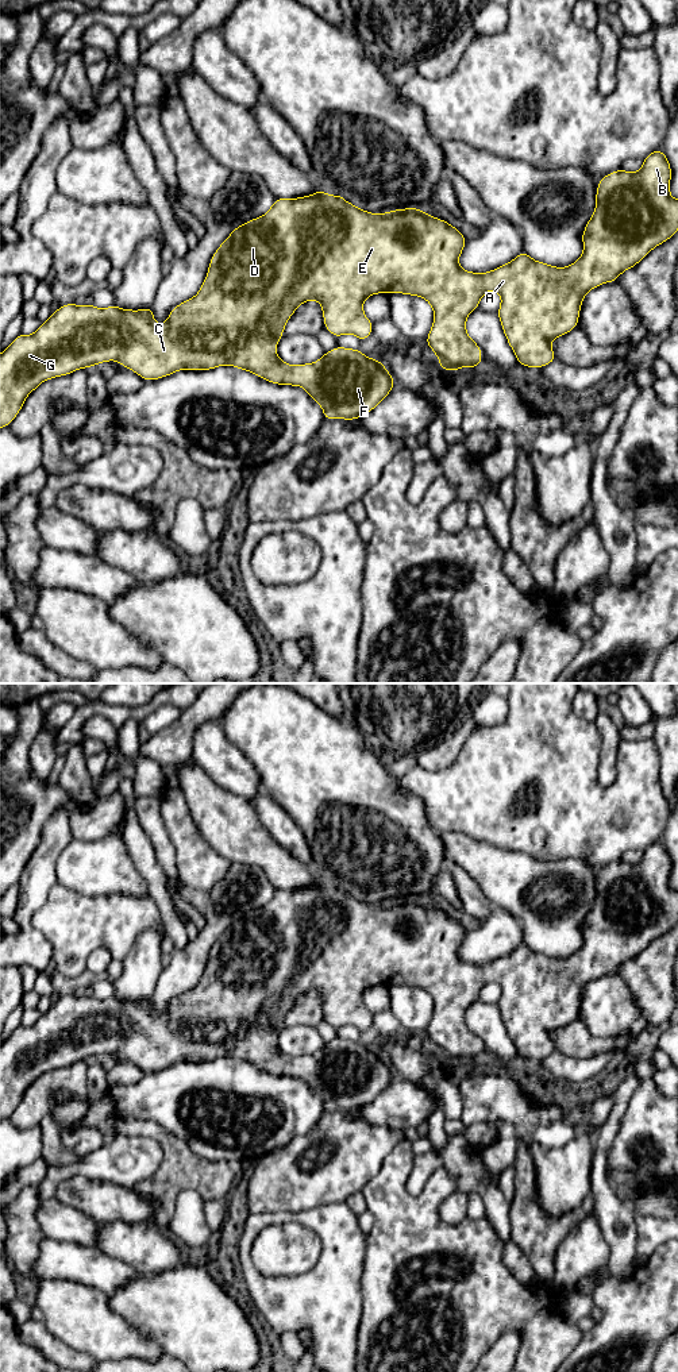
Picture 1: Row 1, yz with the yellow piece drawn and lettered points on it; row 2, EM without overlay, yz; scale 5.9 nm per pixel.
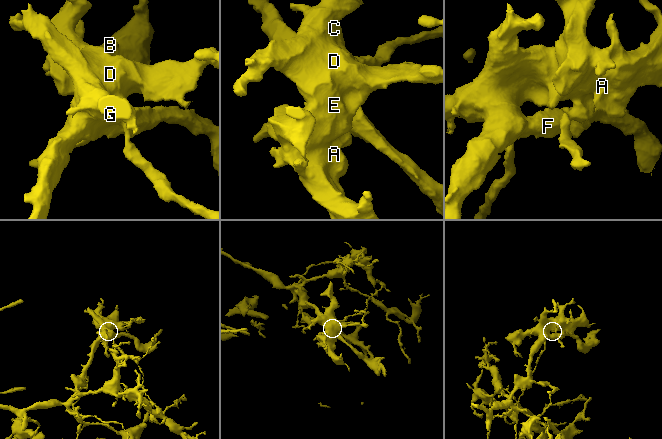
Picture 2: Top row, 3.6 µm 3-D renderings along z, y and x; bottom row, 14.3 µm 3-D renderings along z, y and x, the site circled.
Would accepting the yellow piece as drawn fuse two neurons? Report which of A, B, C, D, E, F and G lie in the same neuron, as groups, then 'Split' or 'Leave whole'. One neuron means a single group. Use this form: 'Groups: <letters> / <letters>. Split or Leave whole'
Groups: A B C D E F G. Leave whole

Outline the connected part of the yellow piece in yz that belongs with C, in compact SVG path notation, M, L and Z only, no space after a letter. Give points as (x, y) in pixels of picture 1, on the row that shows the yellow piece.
M660 149L652 151L643 159L643 166L640 170L635 173L625 172L624 169L615 170L608 176L601 177L597 185L596 193L596 209L586 223L586 227L582 232L582 243L583 251L578 261L573 262L567 267L555 267L543 262L538 262L532 259L527 253L521 251L513 261L496 267L488 273L473 273L463 270L458 259L463 251L466 244L466 238L461 234L461 231L452 227L448 221L434 217L428 213L424 213L419 208L405 208L405 209L394 209L386 213L370 213L361 208L357 208L351 203L346 201L340 194L331 196L319 189L315 194L308 194L297 199L276 199L270 209L261 217L255 217L249 220L247 223L236 227L228 238L219 246L211 258L207 277L199 290L199 293L174 307L169 319L163 324L157 324L154 321L153 307L132 311L132 309L122 309L116 305L111 305L105 309L100 309L96 305L76 305L76 304L63 304L55 312L51 313L47 321L42 323L41 327L32 335L18 335L14 342L0 354L0 428L8 427L16 415L20 412L24 400L27 396L34 392L43 381L51 379L55 377L68 375L80 369L88 369L89 366L96 366L108 361L118 361L126 369L135 371L139 377L146 381L159 379L167 377L178 370L211 370L223 365L234 366L236 369L247 370L259 378L269 381L276 385L290 385L290 386L303 386L305 392L321 406L324 412L324 420L332 419L343 419L343 420L355 420L373 411L384 398L388 397L390 390L394 386L394 379L386 367L374 358L367 358L361 350L353 350L346 347L335 347L334 350L327 351L319 361L313 363L304 363L292 366L280 359L276 352L276 346L280 342L280 338L284 335L284 329L286 321L292 317L294 311L309 300L316 300L321 304L324 328L328 329L335 338L339 338L344 334L353 334L359 340L366 340L371 336L373 323L363 313L363 301L377 293L402 293L409 296L419 296L427 300L434 309L434 323L432 328L425 339L425 343L431 347L431 350L436 354L440 370L451 370L457 371L461 367L478 367L482 359L482 351L479 346L467 335L466 332L466 319L467 316L478 308L481 298L489 290L494 290L501 296L501 305L498 308L498 319L501 321L501 327L506 336L506 340L511 348L515 352L515 357L520 365L524 367L544 367L546 365L555 362L555 354L551 348L551 340L559 336L569 334L578 324L579 311L583 301L585 294L606 282L615 282L621 273L636 266L652 248L658 247L663 242L669 240L678 231L678 200L670 196L670 181L671 181L671 166L669 163L667 157L663 154Z

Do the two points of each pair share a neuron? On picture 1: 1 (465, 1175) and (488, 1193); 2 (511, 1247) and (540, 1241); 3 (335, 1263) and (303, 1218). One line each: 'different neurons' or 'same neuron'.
1: same neuron
2: different neurons
3: same neuron

